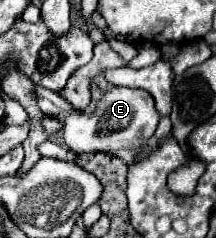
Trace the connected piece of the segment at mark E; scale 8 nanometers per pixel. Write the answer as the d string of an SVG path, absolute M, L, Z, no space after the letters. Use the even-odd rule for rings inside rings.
M36 86L34 94L38 108L64 124L64 140L68 148L80 154L102 152L108 156L116 156L126 164L136 164L136 160L142 158L142 152L148 142L146 130L150 130L152 138L160 120L154 108L154 98L146 90L114 86L100 98L94 112L74 112L74 108L67 100L42 86Z

